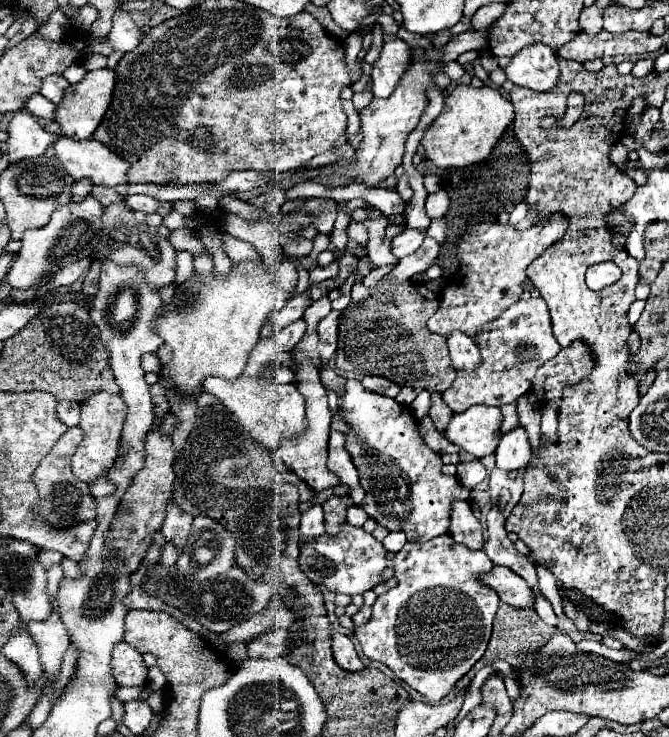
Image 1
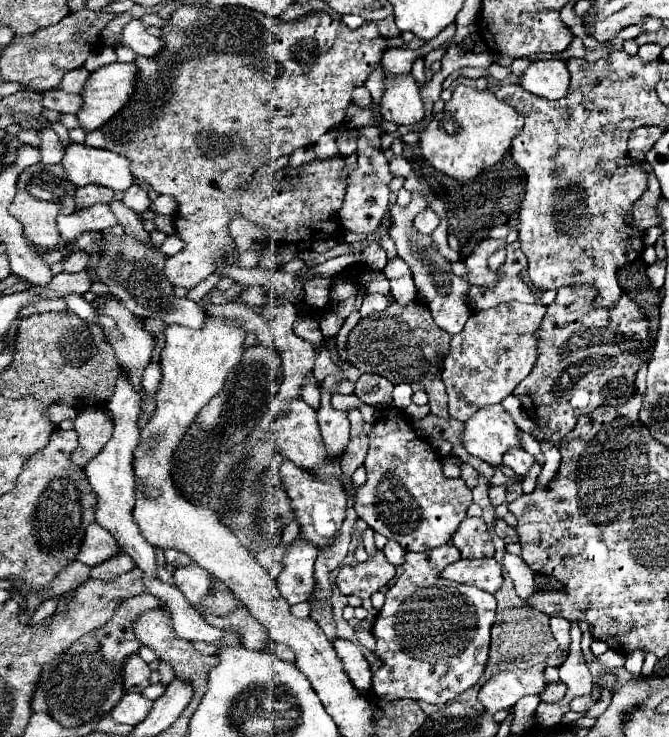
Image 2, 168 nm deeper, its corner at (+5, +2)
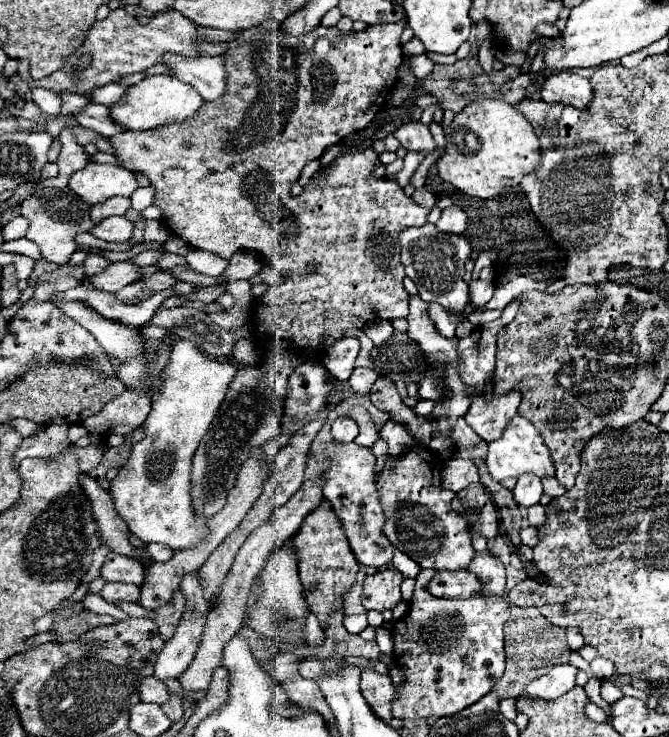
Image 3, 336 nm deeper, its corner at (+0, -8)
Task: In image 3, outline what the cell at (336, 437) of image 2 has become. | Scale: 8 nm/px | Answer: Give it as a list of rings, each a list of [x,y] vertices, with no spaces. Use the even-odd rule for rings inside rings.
[[[339,416],[335,420],[335,424],[333,424],[331,434],[333,434],[335,440],[355,440],[357,434],[359,434],[359,428],[357,428],[357,424],[351,418]]]

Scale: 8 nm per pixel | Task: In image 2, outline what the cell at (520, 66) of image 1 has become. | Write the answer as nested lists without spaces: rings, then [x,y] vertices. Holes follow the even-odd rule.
[[[534,60],[522,74],[520,86],[546,100],[558,100],[568,90],[568,70],[564,60]]]

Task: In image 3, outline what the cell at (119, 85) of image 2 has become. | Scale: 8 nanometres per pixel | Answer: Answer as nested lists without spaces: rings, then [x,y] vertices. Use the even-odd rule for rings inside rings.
[[[149,76],[143,82],[131,86],[127,90],[127,94],[115,104],[111,106],[111,114],[113,118],[121,124],[127,126],[127,130],[151,130],[157,126],[165,126],[165,124],[175,124],[175,122],[183,122],[191,116],[195,116],[195,112],[201,108],[203,98],[201,94],[181,82],[175,76]]]

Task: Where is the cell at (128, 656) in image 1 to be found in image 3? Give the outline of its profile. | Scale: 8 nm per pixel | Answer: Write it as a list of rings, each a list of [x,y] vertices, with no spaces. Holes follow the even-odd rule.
[[[149,676],[141,682],[141,700],[143,702],[155,702],[155,704],[165,704],[169,700],[169,690],[163,682],[159,682],[157,678]]]

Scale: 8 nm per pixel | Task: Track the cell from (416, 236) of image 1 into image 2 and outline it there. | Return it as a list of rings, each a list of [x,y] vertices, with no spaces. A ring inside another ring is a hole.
[[[428,208],[426,212],[420,212],[420,214],[412,220],[412,226],[414,226],[420,234],[432,234],[432,232],[436,230],[438,222],[440,222],[440,218]]]

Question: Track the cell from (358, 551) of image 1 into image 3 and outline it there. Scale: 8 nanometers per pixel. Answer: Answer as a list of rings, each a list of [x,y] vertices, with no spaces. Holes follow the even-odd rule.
[[[387,568],[383,572],[367,576],[361,594],[363,606],[367,610],[377,610],[377,612],[395,608],[403,600],[401,582],[403,582],[403,574],[399,574],[395,568]]]

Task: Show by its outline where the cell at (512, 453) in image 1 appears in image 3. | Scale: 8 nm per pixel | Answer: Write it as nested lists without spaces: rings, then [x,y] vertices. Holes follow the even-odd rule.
[[[527,474],[517,480],[517,486],[513,488],[513,496],[519,506],[529,508],[533,504],[539,504],[539,500],[543,496],[543,486],[541,486],[539,478],[535,478],[533,474]]]

